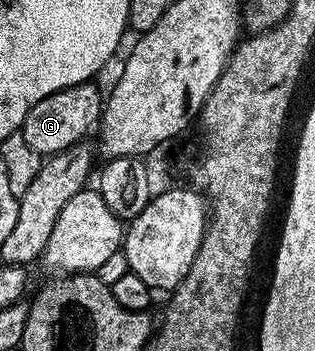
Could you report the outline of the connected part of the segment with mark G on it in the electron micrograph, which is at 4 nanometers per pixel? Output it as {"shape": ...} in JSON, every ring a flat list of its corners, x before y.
{"shape":[[94,83,85,85,73,85,67,89,61,89,58,93,48,95,48,99,40,99,32,111,24,119,20,132,25,143,41,155,53,155,62,153,65,149,79,144,86,132,93,130,99,124,104,104,103,94,98,94]]}

